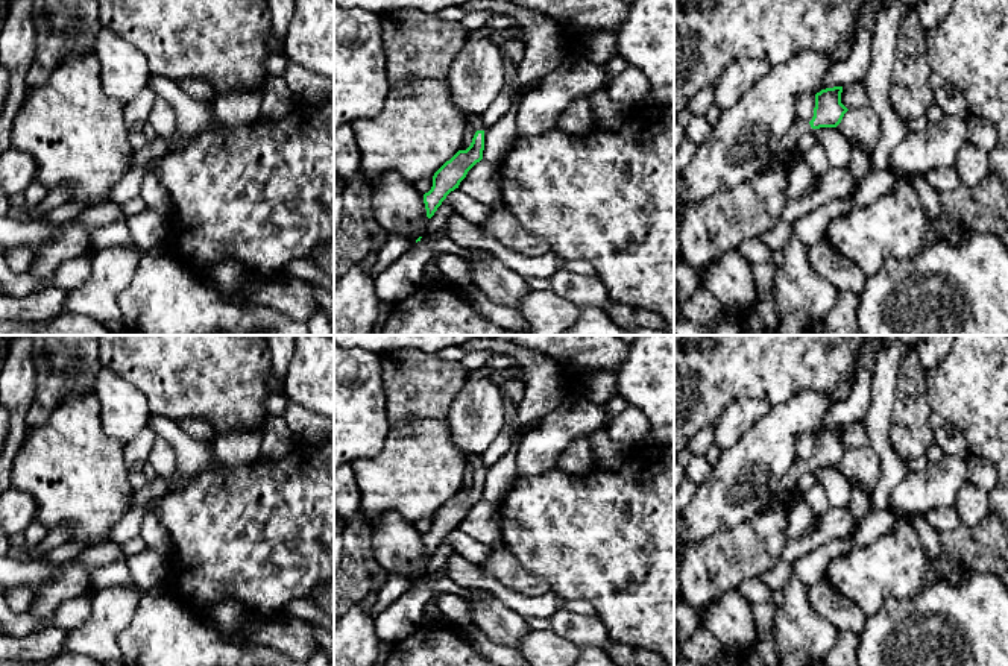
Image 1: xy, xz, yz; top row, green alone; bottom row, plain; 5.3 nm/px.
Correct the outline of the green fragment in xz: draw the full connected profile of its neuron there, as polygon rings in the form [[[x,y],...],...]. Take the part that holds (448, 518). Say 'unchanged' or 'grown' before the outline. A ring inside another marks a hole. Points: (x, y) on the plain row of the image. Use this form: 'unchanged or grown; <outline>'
grown; [[[469,455],[468,461],[477,469],[471,485],[458,490],[433,516],[433,526],[424,534],[427,557],[431,558],[446,536],[458,528],[468,511],[483,499],[484,470],[481,455]]]

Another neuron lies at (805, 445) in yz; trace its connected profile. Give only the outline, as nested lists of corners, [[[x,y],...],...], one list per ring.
[[[802,434],[795,443],[795,458],[811,461],[814,457],[815,434]]]

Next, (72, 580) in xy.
[[[65,561],[58,575],[43,584],[35,593],[30,614],[36,619],[36,630],[50,627],[50,620],[55,616],[56,608],[85,593],[90,587],[90,575],[76,561]]]

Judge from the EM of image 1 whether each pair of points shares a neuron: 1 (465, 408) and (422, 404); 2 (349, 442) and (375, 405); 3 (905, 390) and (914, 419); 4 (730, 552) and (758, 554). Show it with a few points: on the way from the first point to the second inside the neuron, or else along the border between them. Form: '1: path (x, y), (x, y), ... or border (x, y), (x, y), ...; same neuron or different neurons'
1: border (469, 378), (445, 417); different neurons
2: path (349, 433), (366, 414); same neuron
3: path (911, 398), (911, 411); same neuron
4: path (737, 552), (752, 552); same neuron

